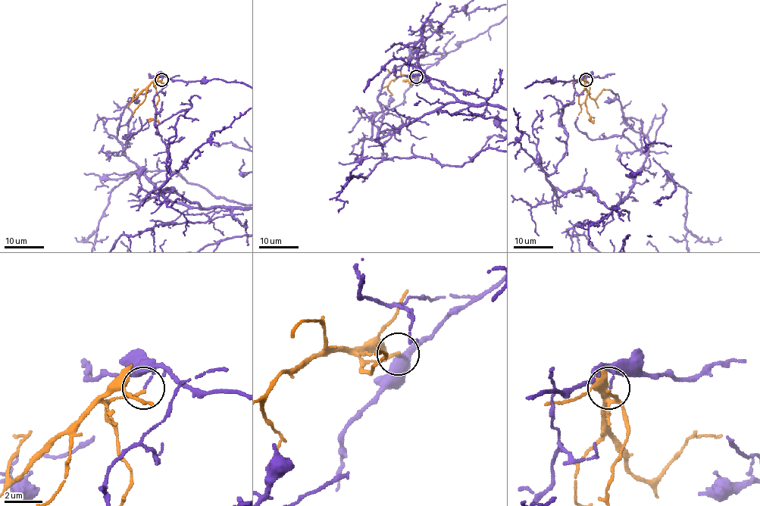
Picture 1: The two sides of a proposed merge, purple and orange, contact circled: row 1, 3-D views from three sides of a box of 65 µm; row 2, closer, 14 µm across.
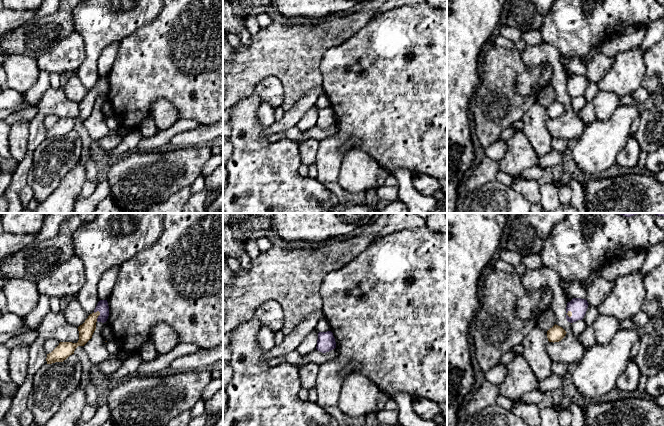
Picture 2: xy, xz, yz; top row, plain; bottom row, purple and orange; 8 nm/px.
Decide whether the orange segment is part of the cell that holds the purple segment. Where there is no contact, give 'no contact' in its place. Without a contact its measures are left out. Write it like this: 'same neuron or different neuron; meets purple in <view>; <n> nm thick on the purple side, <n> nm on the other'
different neuron; meets purple in xy; 90 nm thick on the purple side, 120 nm on the other

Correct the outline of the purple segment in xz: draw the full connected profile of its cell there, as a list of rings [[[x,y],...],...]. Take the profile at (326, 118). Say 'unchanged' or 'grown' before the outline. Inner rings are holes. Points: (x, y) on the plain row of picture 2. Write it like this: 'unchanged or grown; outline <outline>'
unchanged; outline [[[331,107],[319,108],[316,125],[322,129],[329,128],[336,124],[335,114]]]

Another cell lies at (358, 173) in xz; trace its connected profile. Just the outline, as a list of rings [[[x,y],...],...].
[[[359,150],[349,151],[342,159],[338,184],[348,193],[366,193],[378,188],[378,162]]]

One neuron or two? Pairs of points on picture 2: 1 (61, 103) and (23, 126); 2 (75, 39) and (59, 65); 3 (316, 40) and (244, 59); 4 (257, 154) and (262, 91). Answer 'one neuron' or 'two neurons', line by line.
1: two neurons
2: one neuron
3: one neuron
4: two neurons

